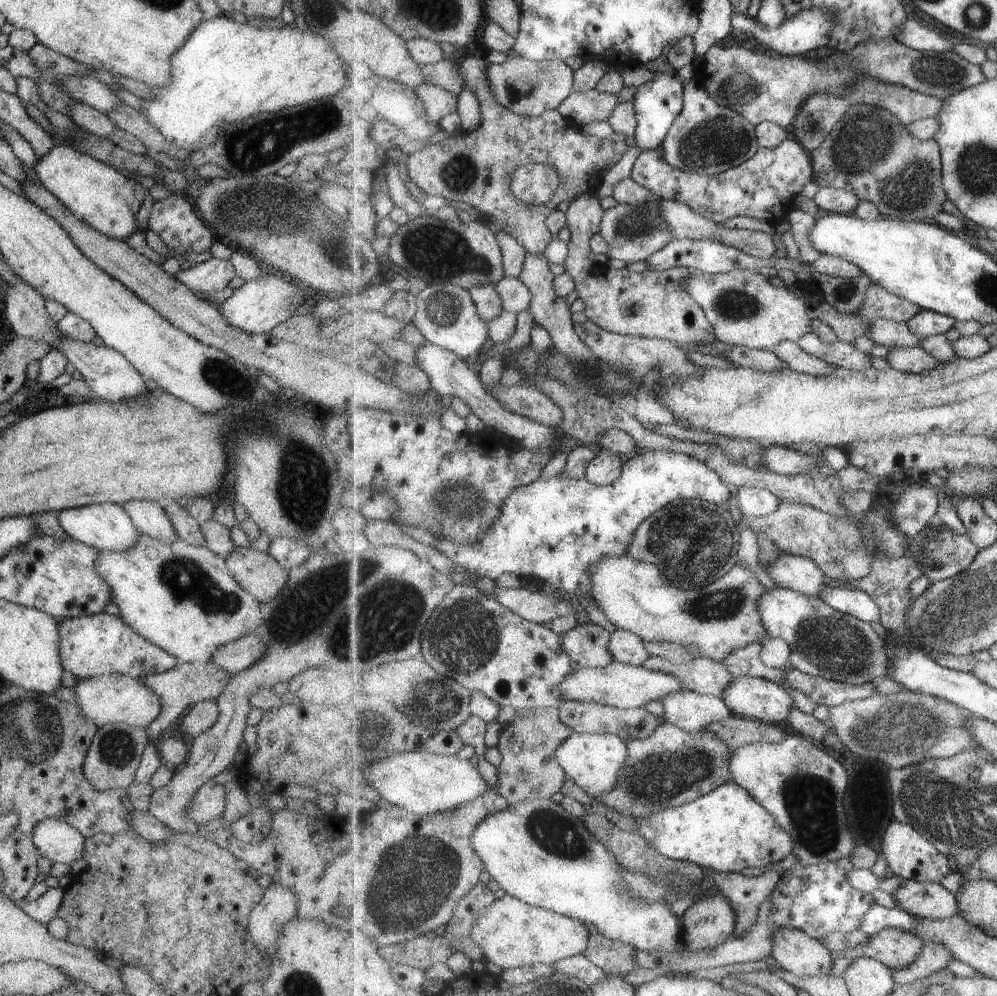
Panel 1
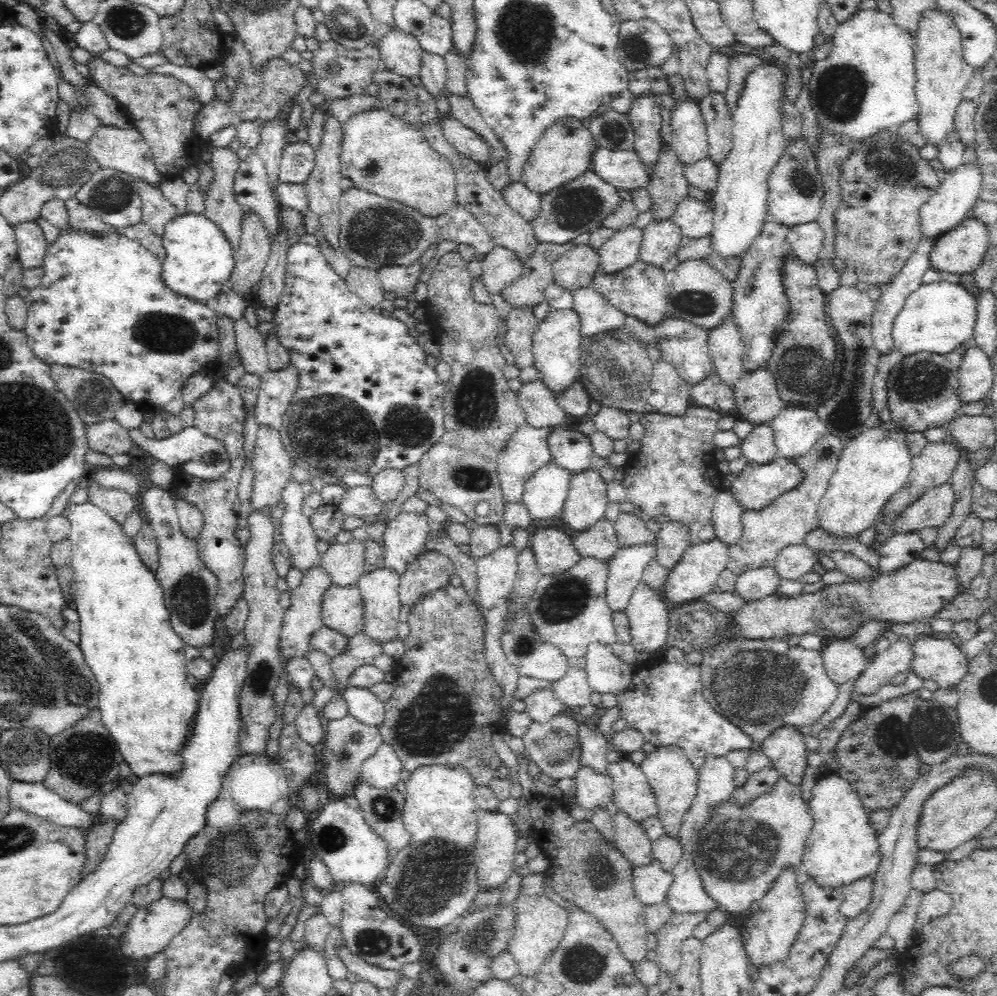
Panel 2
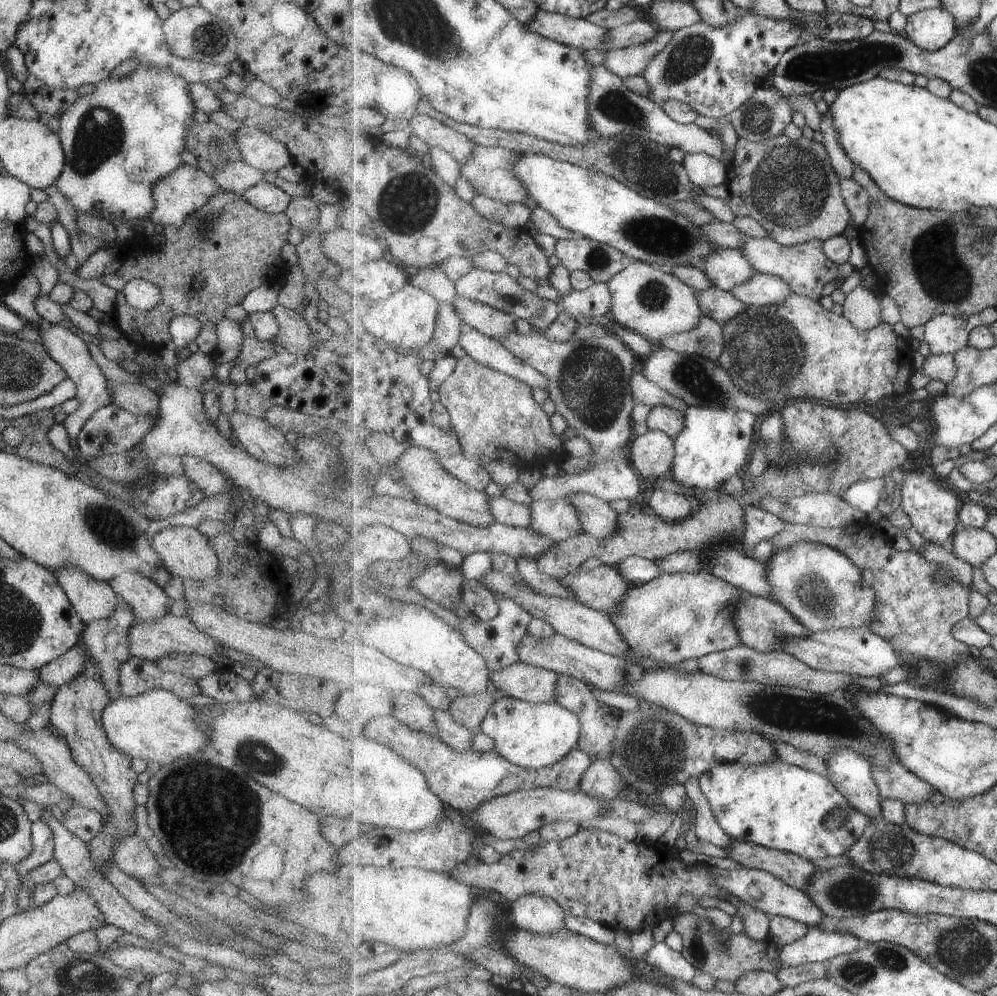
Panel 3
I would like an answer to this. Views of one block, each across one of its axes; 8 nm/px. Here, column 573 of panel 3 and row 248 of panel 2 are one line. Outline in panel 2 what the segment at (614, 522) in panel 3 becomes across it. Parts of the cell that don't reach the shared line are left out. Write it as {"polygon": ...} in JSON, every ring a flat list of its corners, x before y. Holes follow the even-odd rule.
{"polygon":[[500,246,485,254,482,264,481,281,491,296,501,294,506,286,516,282,523,266,514,252]]}

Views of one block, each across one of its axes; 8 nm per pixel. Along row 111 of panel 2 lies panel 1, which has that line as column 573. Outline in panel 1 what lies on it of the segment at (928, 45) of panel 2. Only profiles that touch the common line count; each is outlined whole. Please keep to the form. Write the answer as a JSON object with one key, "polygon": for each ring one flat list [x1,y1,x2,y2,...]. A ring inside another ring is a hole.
{"polygon":[[506,893,479,914,470,937,483,948,484,962,505,970,539,963,553,965,563,958,583,953,588,946,590,932,585,921,533,906]]}

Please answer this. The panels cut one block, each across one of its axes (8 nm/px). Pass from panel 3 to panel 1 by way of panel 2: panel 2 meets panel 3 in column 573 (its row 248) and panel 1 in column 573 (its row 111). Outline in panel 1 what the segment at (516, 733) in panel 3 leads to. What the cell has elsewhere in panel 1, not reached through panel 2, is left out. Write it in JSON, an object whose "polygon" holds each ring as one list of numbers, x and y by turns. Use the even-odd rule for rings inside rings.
{"polygon":[[576,732,557,748,556,755,567,778,573,779,589,796,596,798,615,790,619,772,629,758,629,747,620,736,614,734]]}

